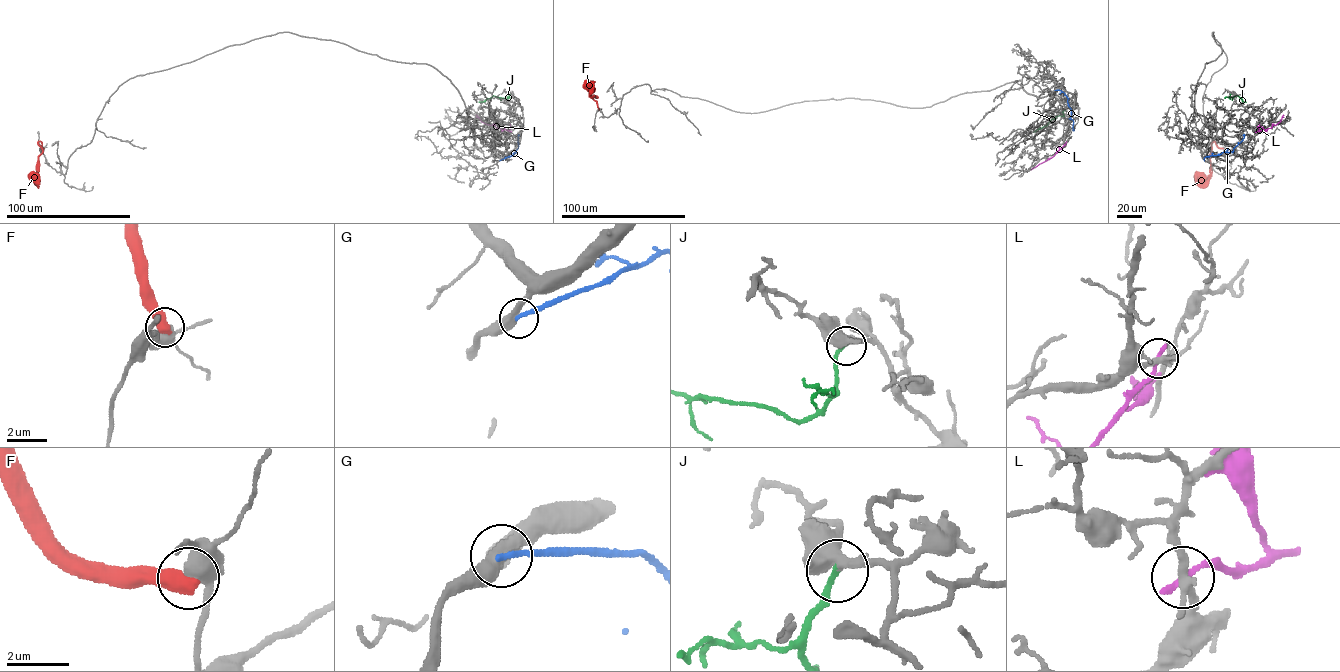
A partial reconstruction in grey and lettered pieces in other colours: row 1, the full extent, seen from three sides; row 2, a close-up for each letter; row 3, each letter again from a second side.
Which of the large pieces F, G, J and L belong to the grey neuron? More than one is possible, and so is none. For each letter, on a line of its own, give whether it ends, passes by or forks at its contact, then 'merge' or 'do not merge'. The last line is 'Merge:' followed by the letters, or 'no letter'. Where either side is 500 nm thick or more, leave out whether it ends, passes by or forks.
F: do not merge
G: it ends; do not merge
J: it ends; merge
L: it ends; do not merge
Merge: J

